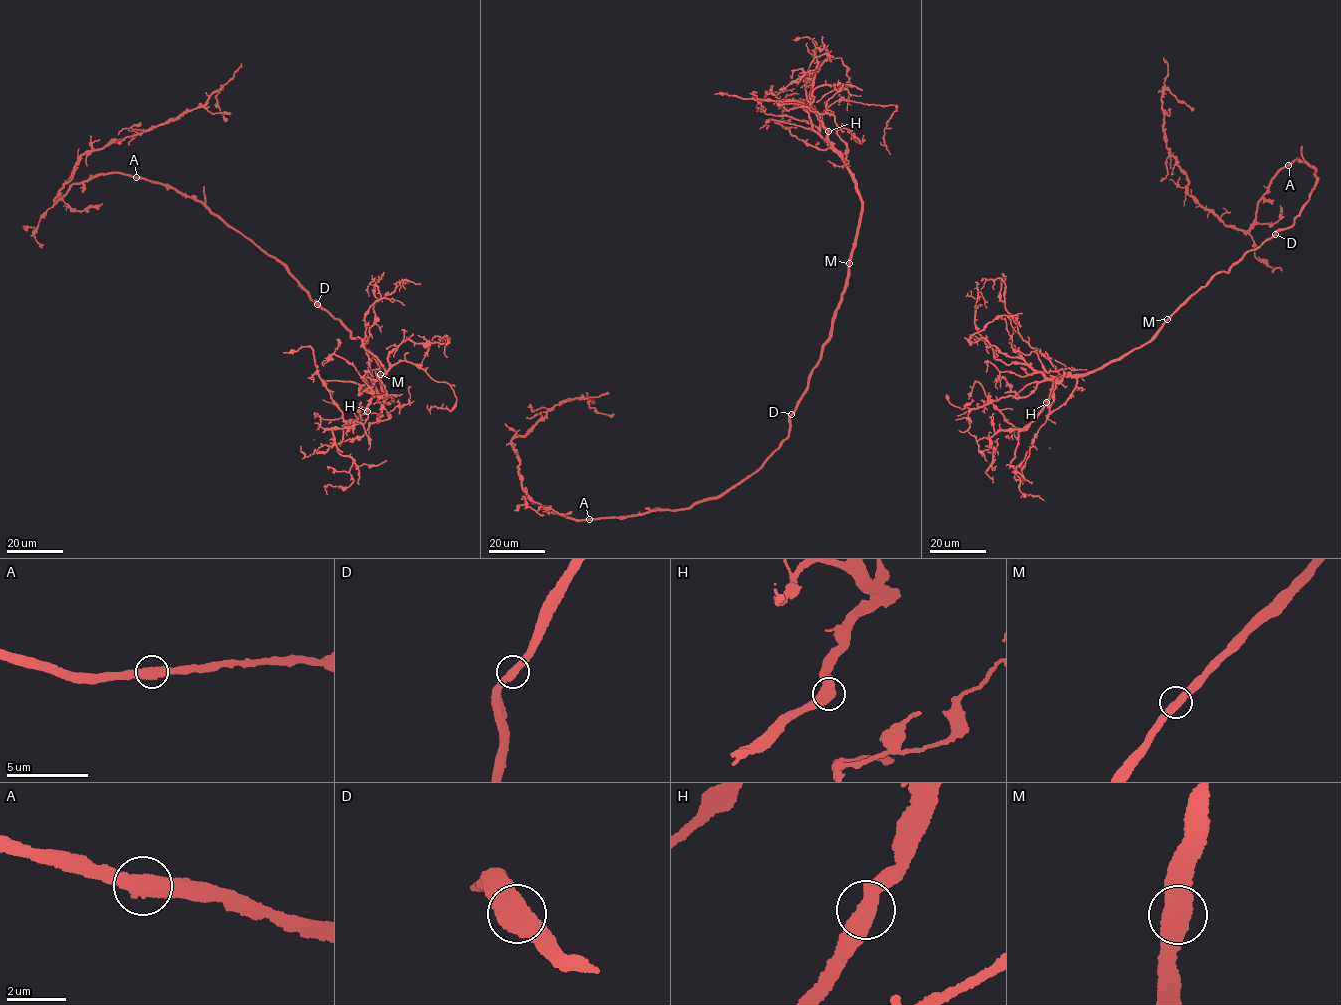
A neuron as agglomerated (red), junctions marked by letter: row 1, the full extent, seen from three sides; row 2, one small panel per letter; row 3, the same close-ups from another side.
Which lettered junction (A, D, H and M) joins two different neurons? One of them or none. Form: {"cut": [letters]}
{"cut": []}

